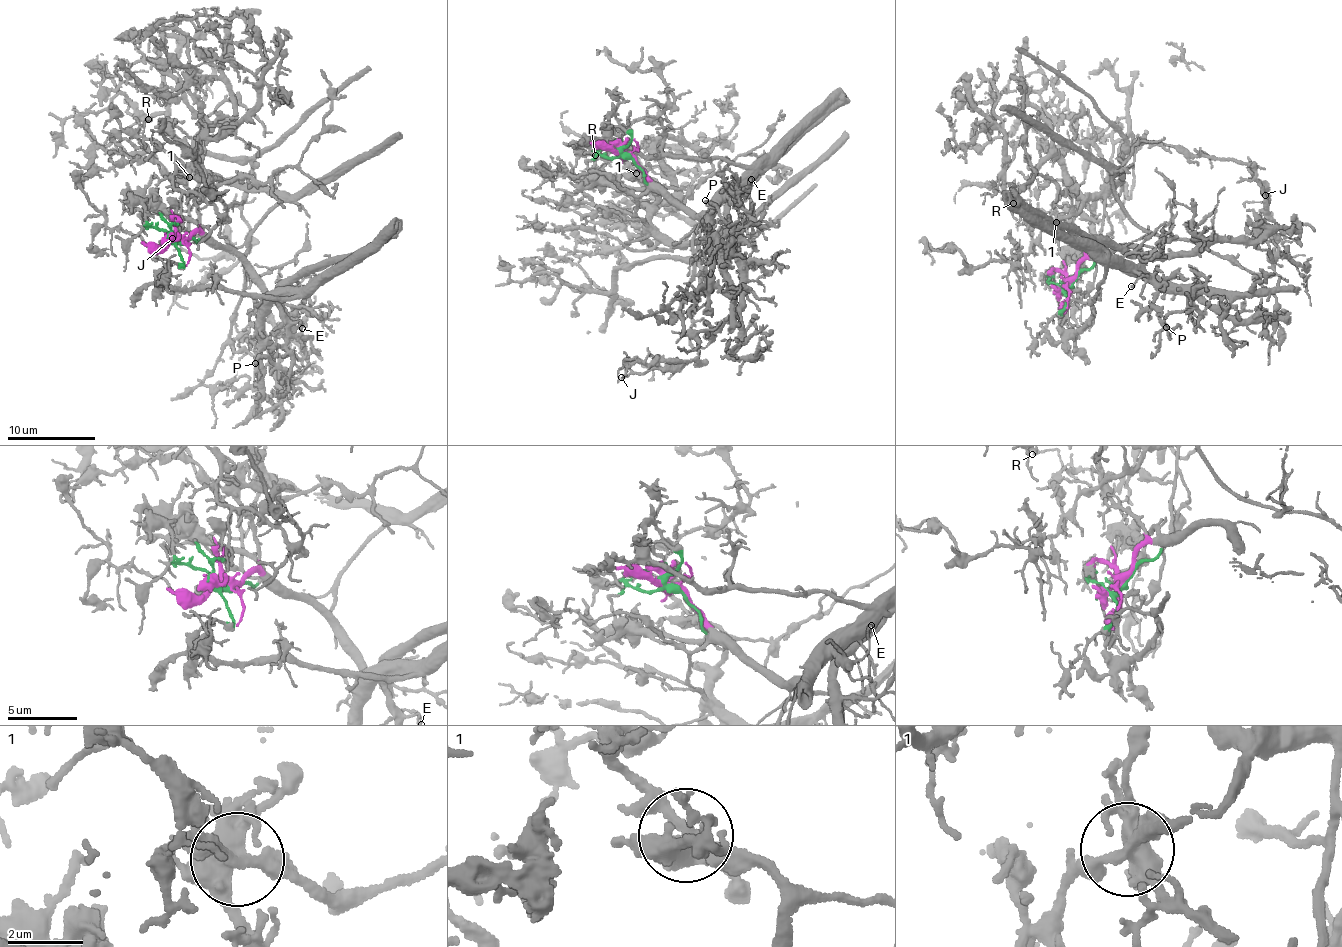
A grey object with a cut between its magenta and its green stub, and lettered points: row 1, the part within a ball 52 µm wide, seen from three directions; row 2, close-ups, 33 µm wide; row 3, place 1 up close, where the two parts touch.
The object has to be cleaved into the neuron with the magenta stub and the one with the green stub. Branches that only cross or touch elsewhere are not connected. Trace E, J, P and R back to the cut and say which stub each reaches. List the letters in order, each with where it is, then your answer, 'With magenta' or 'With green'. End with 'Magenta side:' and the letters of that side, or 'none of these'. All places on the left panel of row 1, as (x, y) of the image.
E: Place: (302, 328). With magenta
J: Place: (172, 238). With green
P: Place: (255, 363). With magenta
R: Place: (148, 119). With green
Magenta side: E, P

